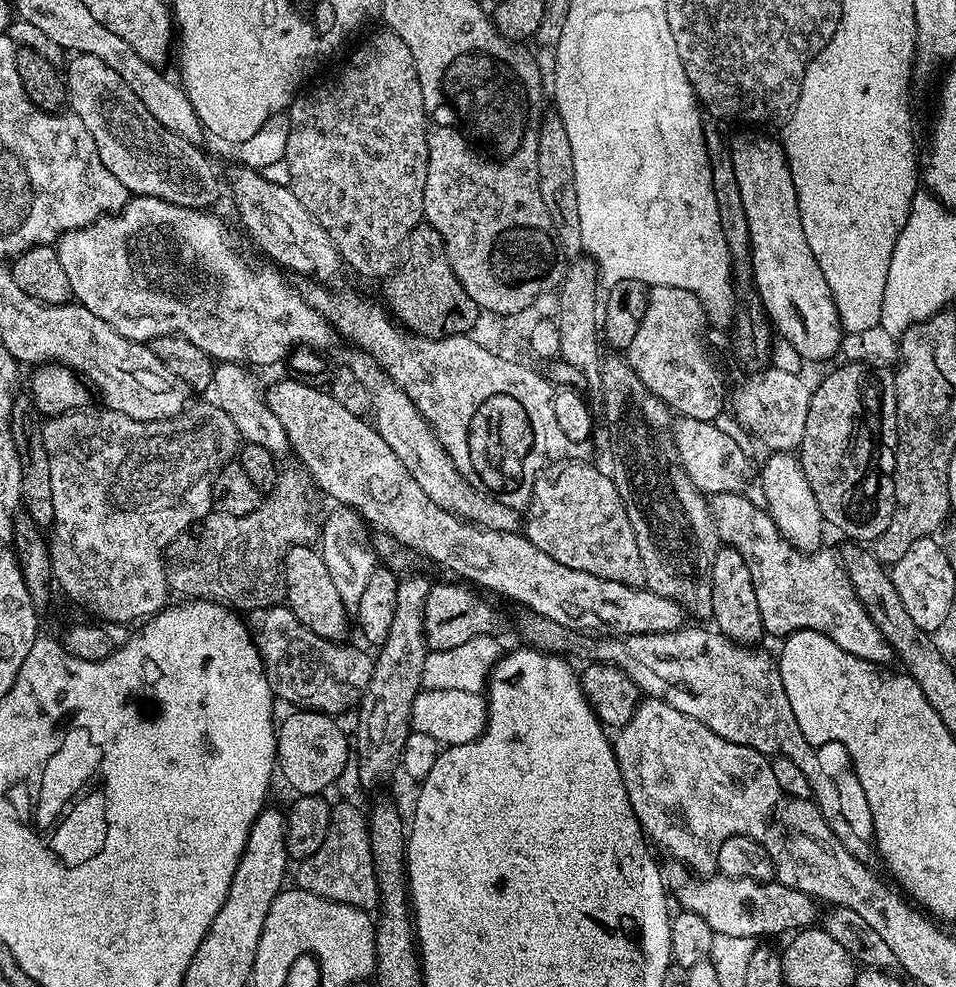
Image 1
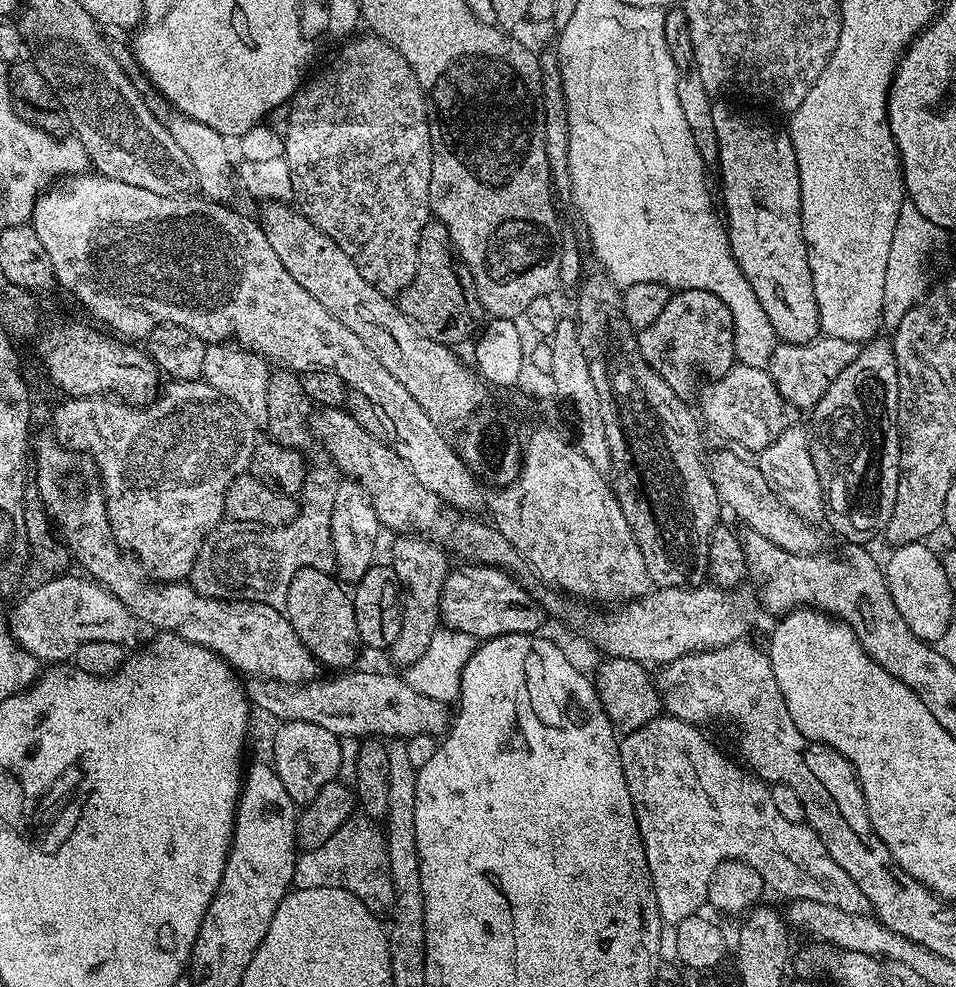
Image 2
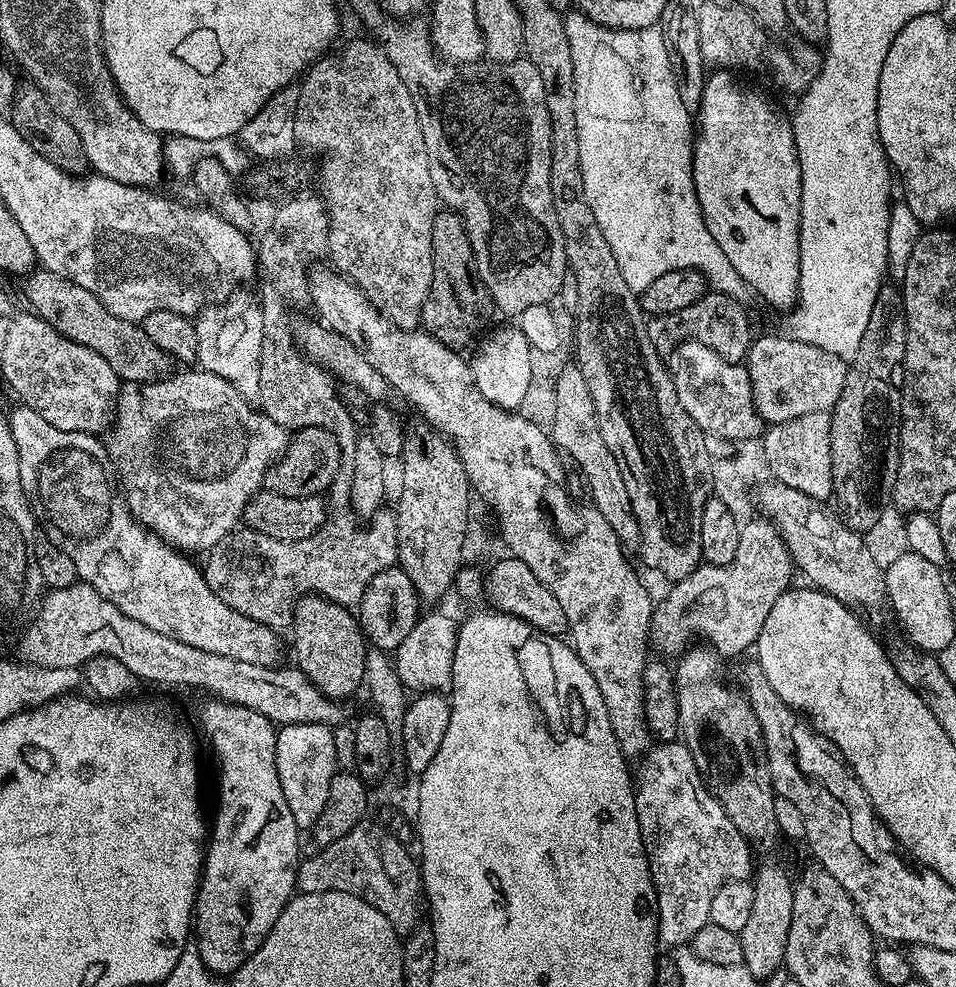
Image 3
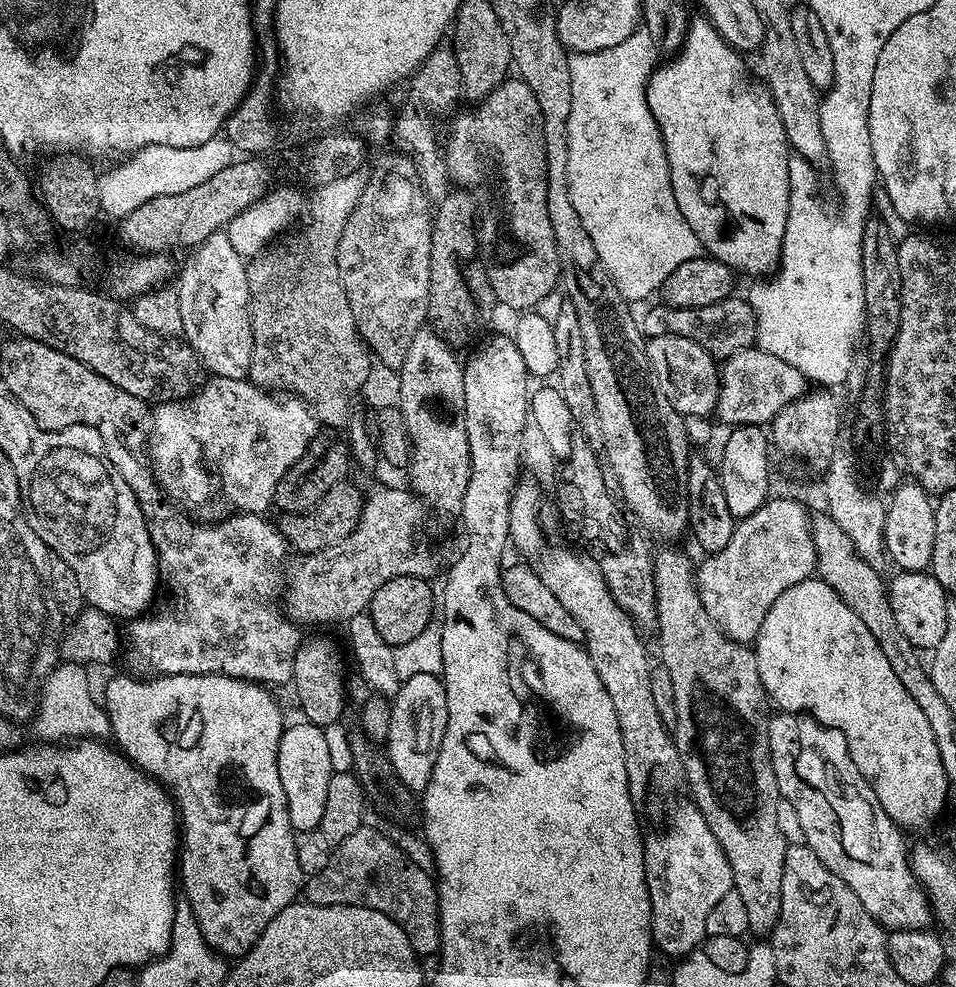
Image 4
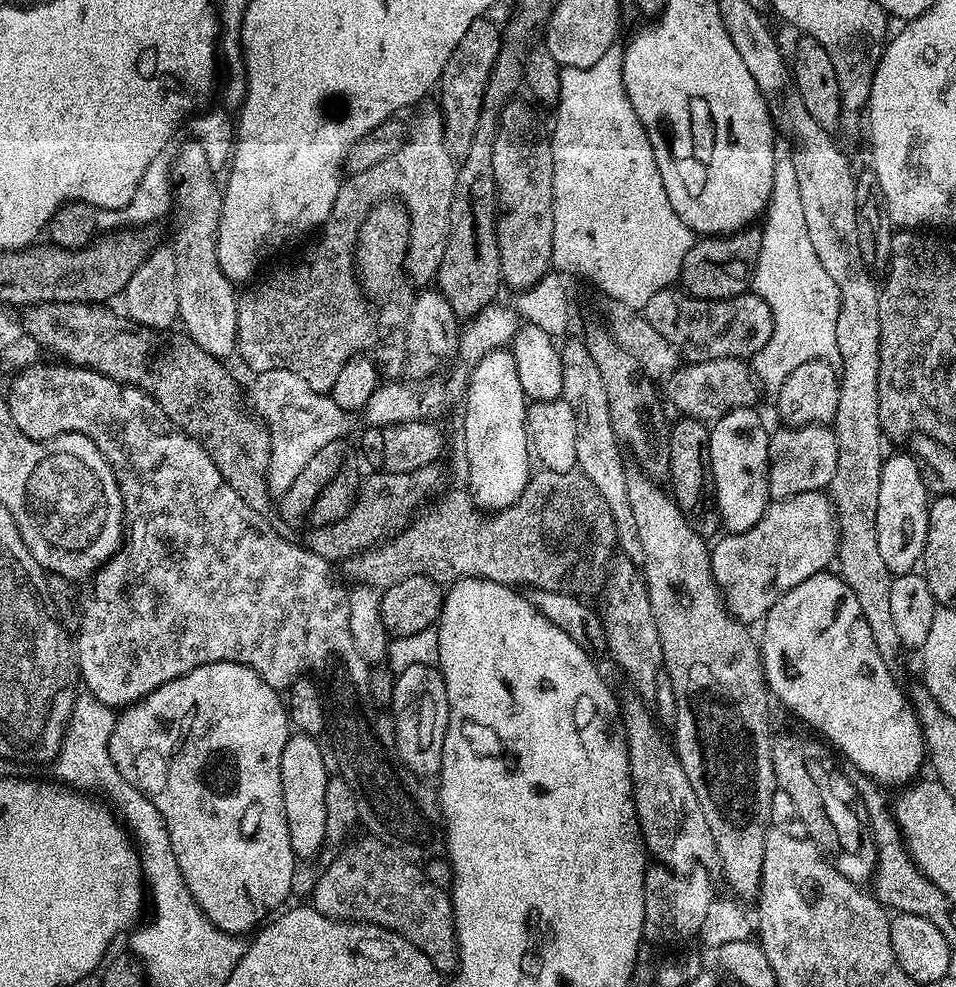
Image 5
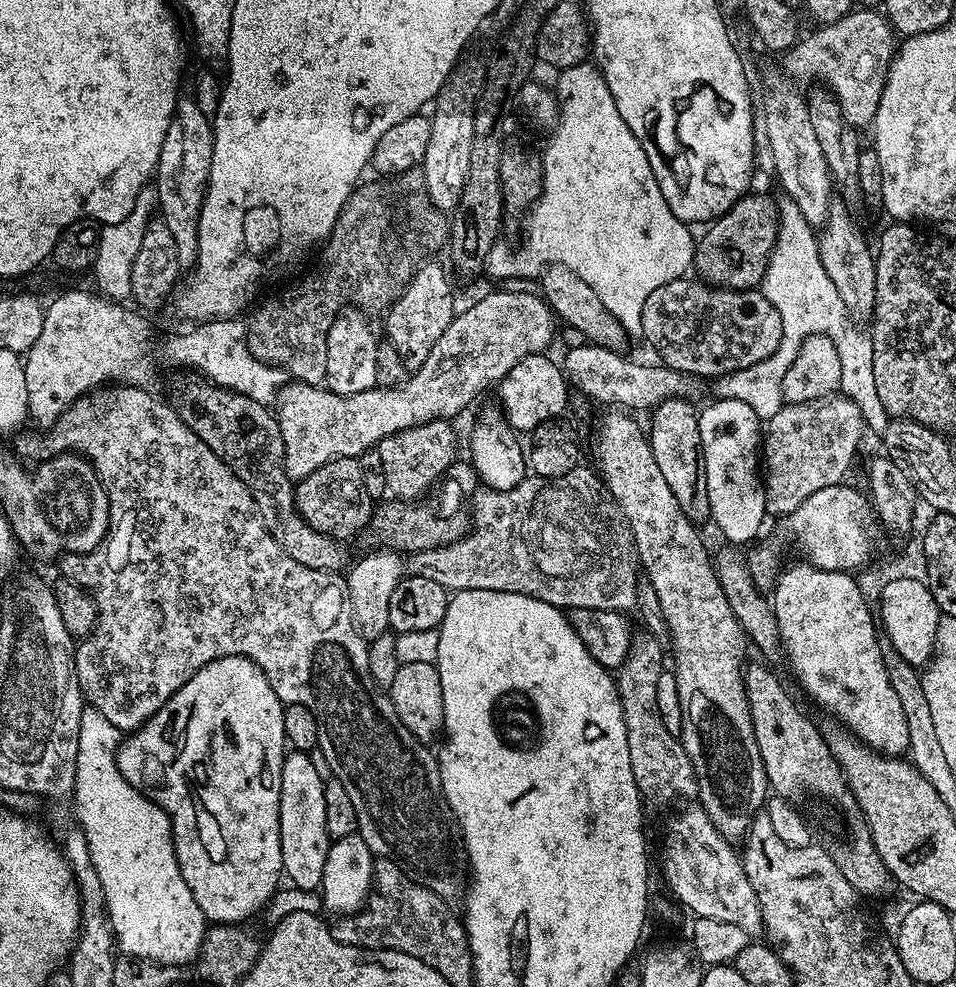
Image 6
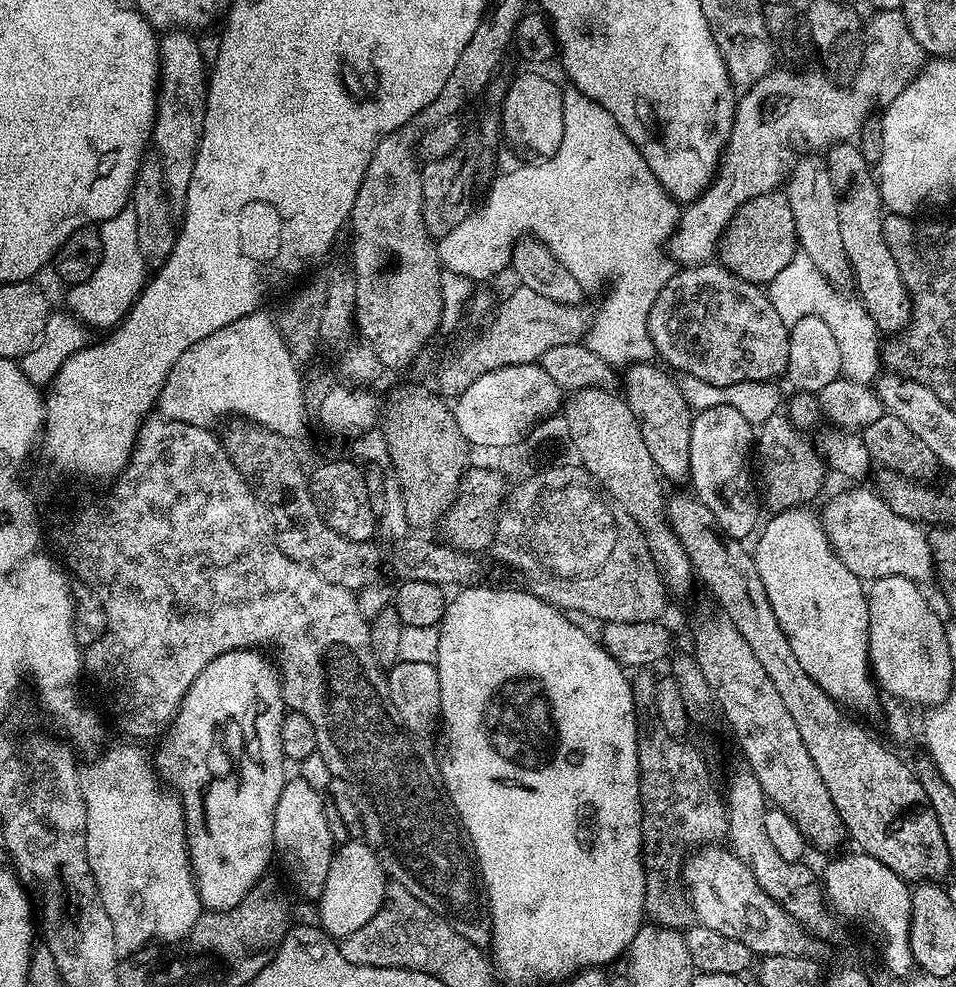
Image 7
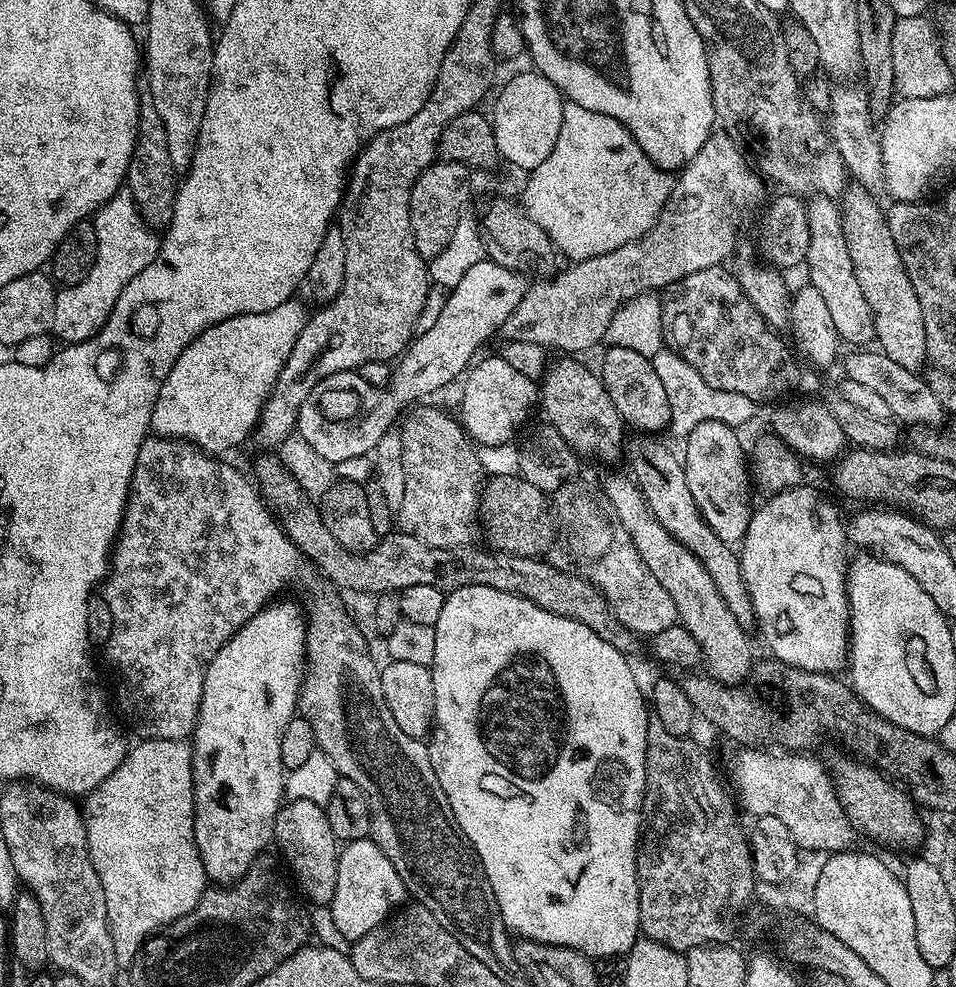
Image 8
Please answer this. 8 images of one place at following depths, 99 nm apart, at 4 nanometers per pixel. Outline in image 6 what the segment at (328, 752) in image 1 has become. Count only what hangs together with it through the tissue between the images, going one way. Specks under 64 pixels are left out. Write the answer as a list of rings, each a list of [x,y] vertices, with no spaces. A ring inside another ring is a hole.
[[[289,751],[282,766],[280,787],[280,837],[282,838],[282,866],[284,876],[292,879],[304,892],[315,893],[326,870],[326,854],[330,837],[326,830],[326,780],[314,770],[311,755],[306,752]]]

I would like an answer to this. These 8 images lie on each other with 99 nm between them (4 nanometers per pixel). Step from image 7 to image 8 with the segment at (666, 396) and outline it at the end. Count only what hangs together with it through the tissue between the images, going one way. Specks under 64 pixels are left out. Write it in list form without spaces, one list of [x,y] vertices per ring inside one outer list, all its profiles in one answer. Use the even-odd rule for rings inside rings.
[[[608,346],[605,349],[598,375],[604,383],[606,394],[610,394],[610,402],[614,402],[629,429],[636,428],[632,430],[640,434],[660,434],[663,428],[669,427],[672,415],[666,389],[659,381],[658,374],[654,374],[651,359],[634,350],[626,350],[626,346]]]

